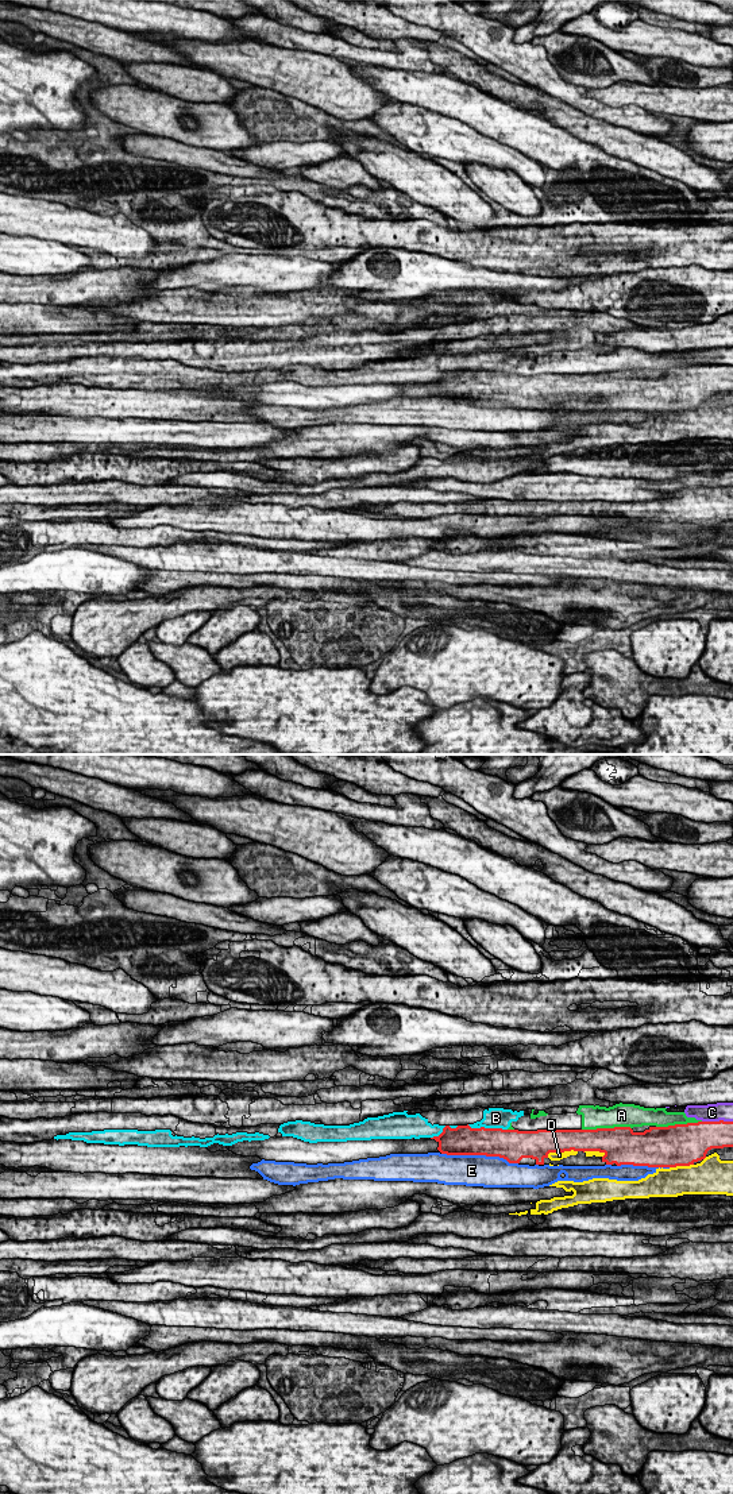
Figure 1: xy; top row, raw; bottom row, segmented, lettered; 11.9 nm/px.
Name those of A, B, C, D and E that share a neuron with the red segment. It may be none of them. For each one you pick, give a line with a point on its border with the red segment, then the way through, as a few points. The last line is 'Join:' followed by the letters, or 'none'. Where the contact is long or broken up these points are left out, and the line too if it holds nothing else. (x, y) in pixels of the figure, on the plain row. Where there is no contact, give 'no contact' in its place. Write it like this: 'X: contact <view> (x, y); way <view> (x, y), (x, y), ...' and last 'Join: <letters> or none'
Join: none

